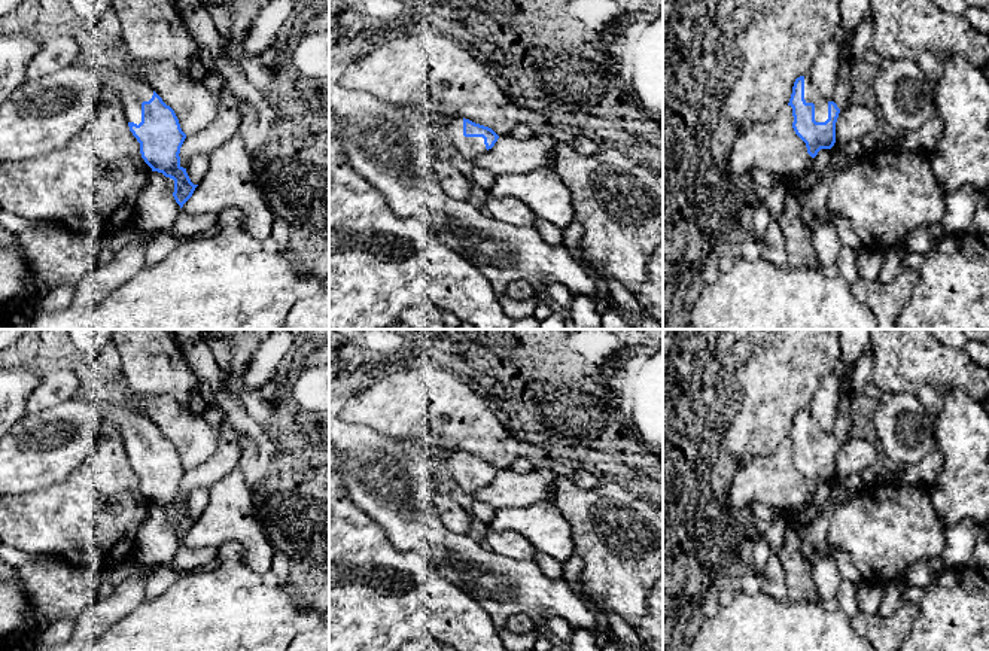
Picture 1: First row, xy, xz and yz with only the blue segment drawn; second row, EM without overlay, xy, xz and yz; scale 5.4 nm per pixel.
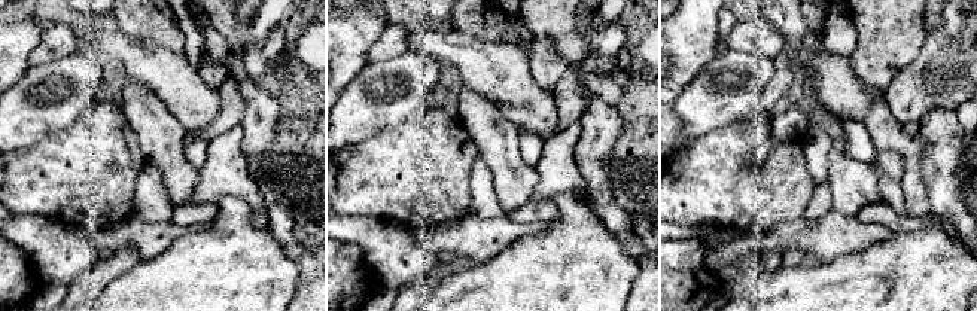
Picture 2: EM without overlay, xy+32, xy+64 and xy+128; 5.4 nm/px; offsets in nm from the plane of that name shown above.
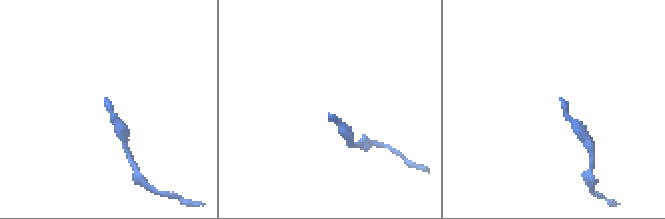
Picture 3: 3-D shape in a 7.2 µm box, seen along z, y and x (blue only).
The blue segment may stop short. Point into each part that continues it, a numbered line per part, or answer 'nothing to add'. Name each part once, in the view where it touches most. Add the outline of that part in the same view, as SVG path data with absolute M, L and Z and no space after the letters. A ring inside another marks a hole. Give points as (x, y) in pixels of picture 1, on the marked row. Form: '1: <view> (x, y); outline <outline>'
1: yz (811, 93); outline M804 74L804 100L815 104L816 122L825 122L828 119L828 100L818 92L809 74Z

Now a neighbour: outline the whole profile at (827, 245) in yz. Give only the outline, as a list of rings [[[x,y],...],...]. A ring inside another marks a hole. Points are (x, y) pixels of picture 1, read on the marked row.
[[[828,219],[812,231],[812,244],[821,268],[836,271],[836,264],[843,249],[836,225]]]

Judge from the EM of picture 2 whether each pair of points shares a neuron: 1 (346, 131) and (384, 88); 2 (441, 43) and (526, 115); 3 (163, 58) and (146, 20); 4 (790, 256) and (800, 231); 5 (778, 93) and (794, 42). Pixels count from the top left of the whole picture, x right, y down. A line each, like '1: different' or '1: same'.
1: same
2: same
3: different
4: different
5: same

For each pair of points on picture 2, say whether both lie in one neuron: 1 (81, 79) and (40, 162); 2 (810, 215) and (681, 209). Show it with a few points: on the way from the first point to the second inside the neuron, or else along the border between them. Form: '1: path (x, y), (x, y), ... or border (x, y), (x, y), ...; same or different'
1: border (85, 113), (64, 128), (24, 149); different
2: border (816, 188), (802, 216); different

